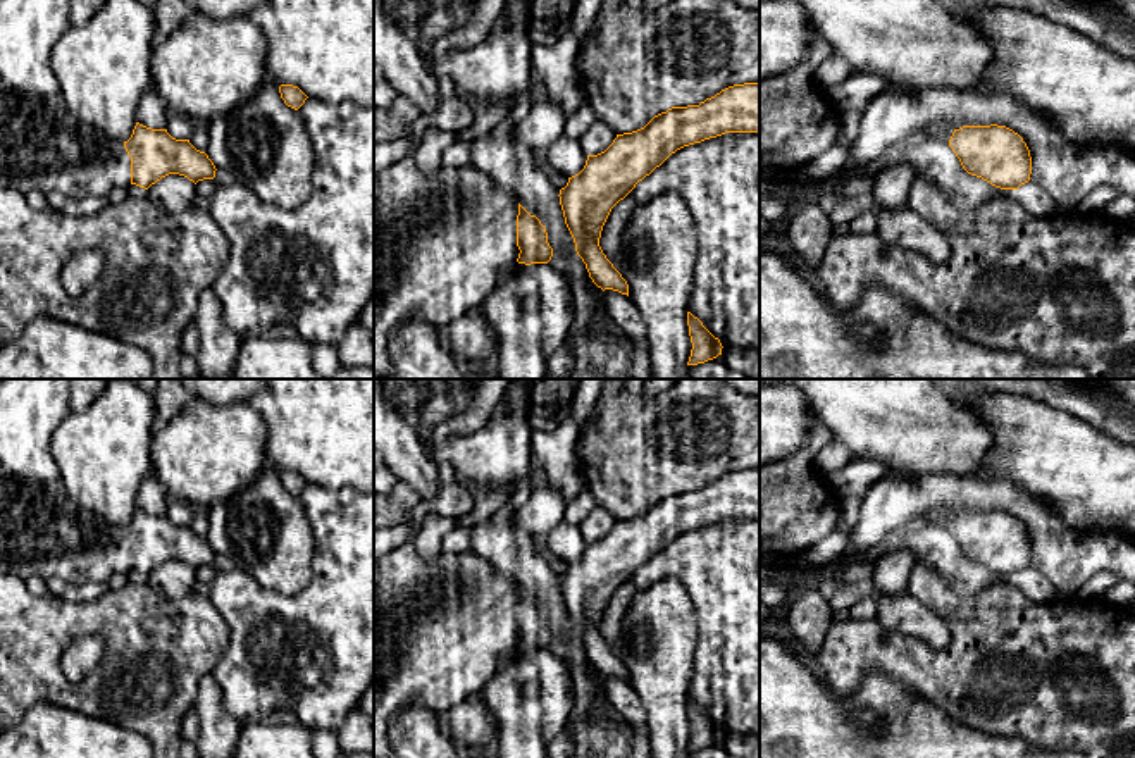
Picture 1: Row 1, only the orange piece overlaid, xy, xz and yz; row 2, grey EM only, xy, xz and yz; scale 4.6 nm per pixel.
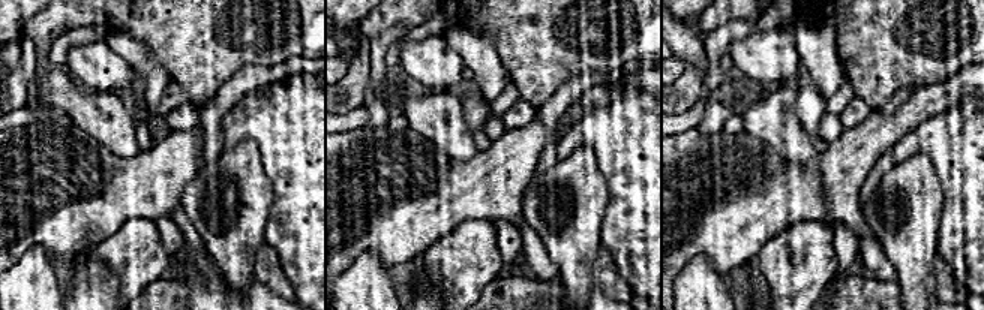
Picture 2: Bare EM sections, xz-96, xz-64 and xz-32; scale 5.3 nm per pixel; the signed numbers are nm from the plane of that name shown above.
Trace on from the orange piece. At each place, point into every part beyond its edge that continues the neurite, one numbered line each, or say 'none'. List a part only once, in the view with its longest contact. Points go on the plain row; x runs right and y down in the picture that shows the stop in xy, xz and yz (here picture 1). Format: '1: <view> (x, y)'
1: xz (440, 629)

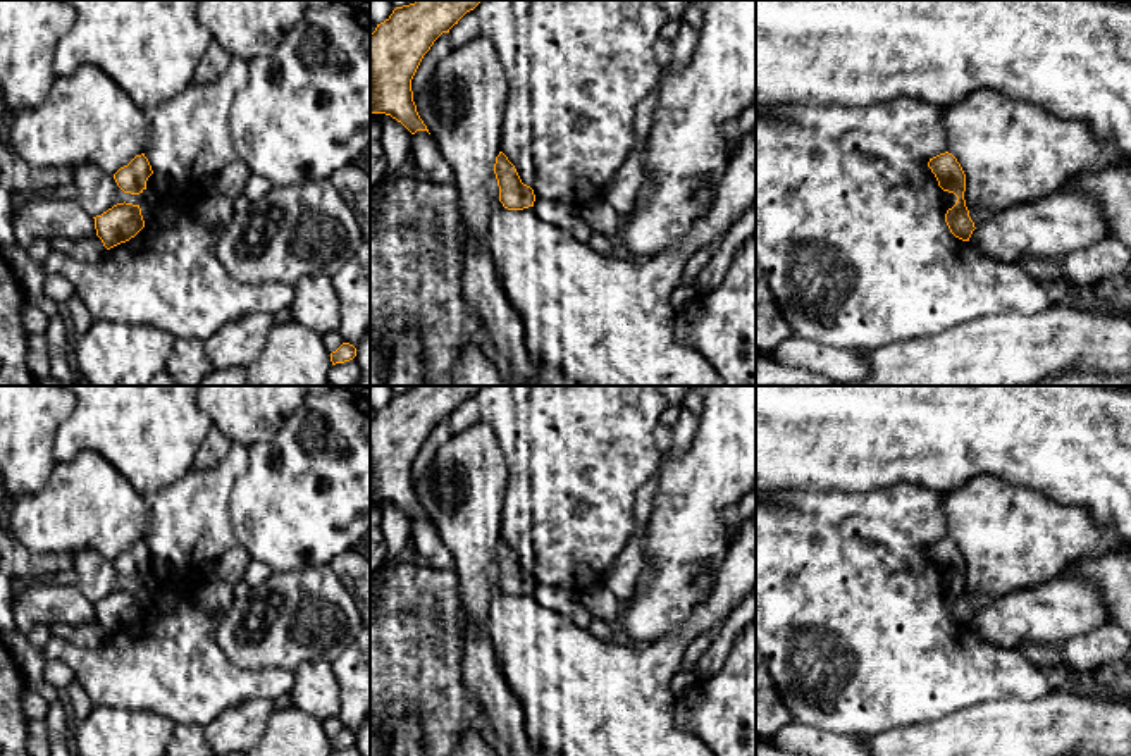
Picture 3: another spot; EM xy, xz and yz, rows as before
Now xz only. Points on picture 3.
none

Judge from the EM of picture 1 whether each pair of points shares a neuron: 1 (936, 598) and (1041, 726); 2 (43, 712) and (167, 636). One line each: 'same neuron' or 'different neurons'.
1: same neuron
2: different neurons

